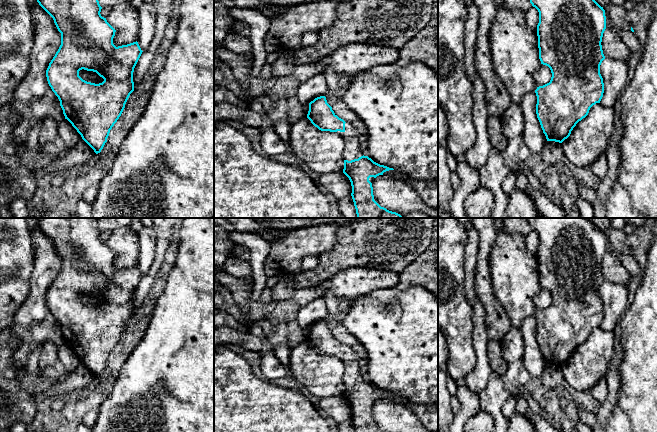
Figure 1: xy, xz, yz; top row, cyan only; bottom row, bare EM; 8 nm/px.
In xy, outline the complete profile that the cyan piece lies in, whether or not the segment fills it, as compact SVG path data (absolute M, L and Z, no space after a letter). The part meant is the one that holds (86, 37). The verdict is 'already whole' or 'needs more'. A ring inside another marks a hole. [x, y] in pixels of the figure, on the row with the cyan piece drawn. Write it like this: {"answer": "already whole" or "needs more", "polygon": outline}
{"answer": "already whole", "polygon": "M98 0L37 2L53 18L61 33L61 45L46 70L48 84L60 101L65 119L98 154L134 91L133 72L143 51L137 41L118 47L113 44L116 30L101 16ZM82 69L96 72L104 81L95 84L83 80L79 76Z"}

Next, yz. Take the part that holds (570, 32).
{"answer": "already whole", "polygon": "M530 0L530 3L539 12L539 59L552 73L550 82L535 90L536 114L547 141L562 143L570 136L576 124L588 115L590 108L600 103L603 97L604 83L600 65L605 59L601 45L606 29L605 10L595 0Z"}

